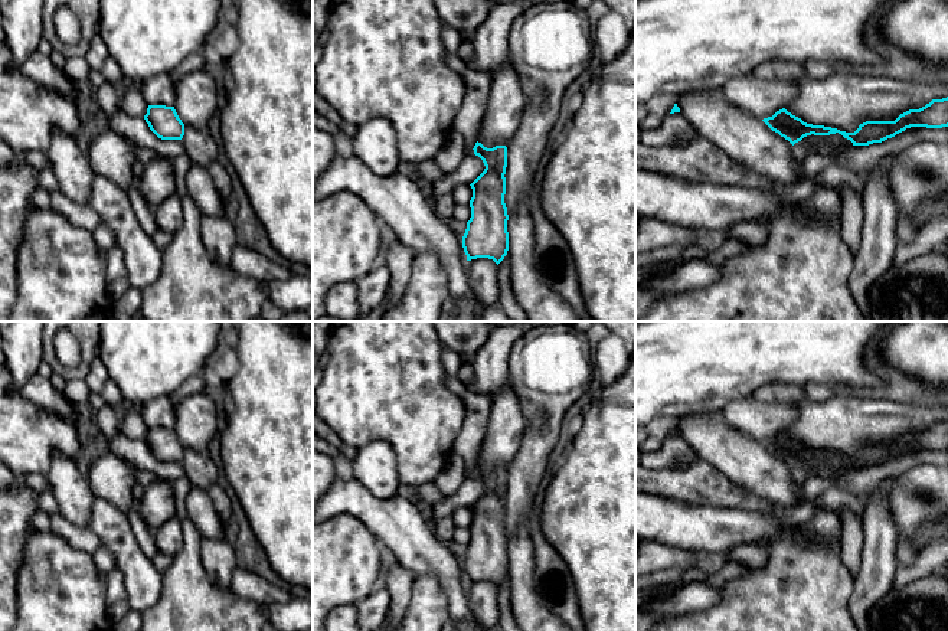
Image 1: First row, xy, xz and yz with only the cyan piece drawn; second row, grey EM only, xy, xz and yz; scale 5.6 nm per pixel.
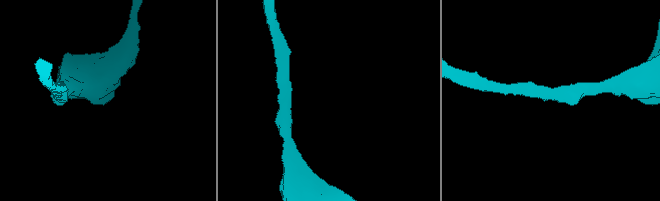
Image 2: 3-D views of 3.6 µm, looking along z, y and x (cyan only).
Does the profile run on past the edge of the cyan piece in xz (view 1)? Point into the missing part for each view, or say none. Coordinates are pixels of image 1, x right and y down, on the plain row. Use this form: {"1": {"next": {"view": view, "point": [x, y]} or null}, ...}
{"1": {"next": null}}

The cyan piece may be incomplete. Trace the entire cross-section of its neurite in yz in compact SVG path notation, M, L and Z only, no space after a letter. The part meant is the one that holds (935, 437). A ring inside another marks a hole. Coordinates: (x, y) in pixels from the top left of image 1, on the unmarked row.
M948 419L932 422L919 432L909 432L900 437L895 444L866 444L854 455L840 454L837 451L813 448L792 438L785 431L777 434L772 439L762 442L772 454L788 462L792 468L807 458L841 457L853 468L869 468L882 465L911 449L942 451L948 449Z

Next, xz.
M477 464L473 473L486 491L470 507L473 511L471 540L462 559L462 570L467 583L488 581L498 588L509 573L509 537L504 526L507 470L487 471Z

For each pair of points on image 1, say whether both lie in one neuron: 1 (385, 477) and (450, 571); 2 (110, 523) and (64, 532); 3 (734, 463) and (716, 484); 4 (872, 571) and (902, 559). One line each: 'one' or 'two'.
1: two
2: two
3: two
4: two

